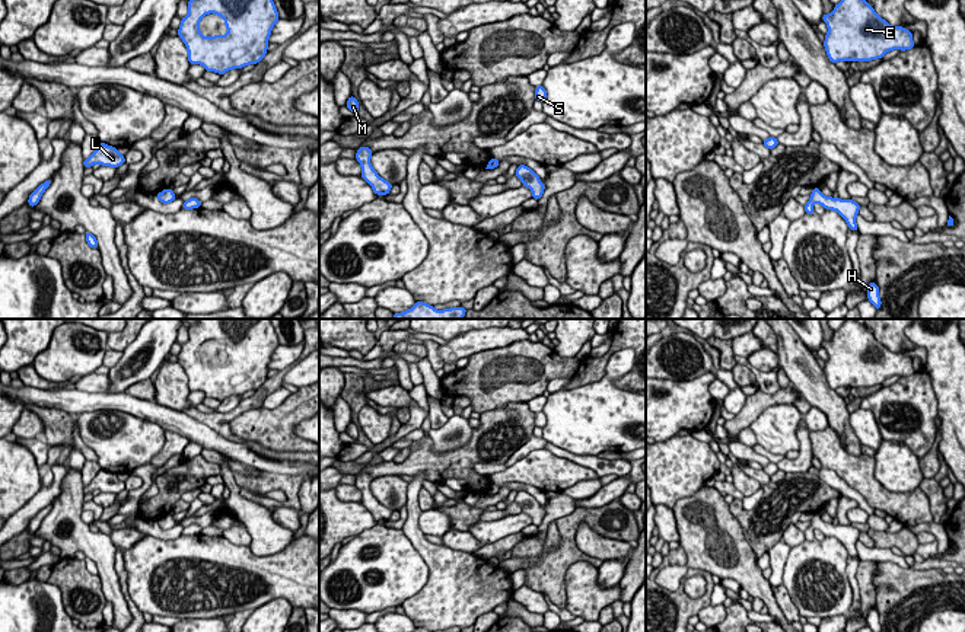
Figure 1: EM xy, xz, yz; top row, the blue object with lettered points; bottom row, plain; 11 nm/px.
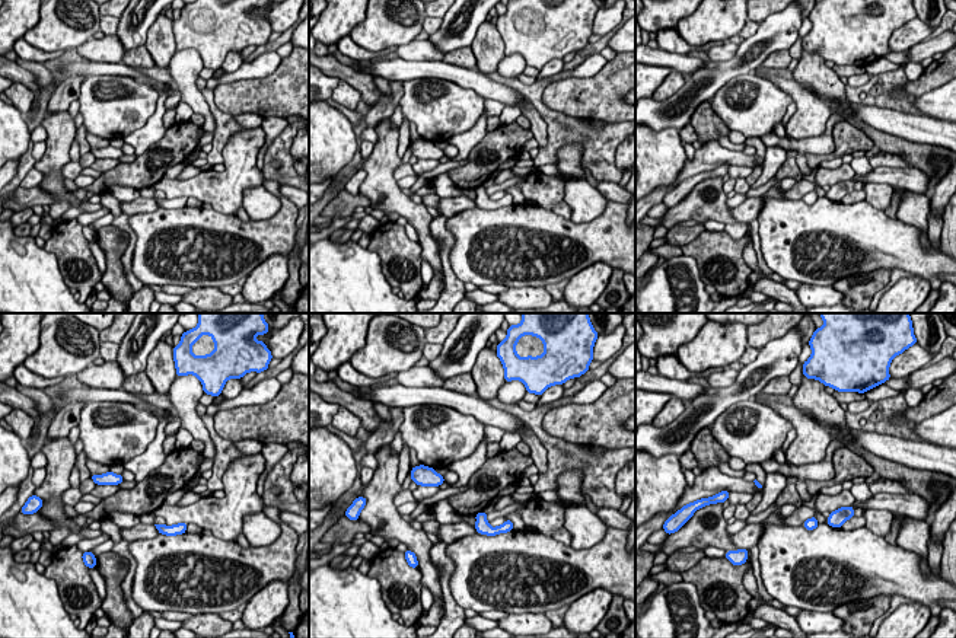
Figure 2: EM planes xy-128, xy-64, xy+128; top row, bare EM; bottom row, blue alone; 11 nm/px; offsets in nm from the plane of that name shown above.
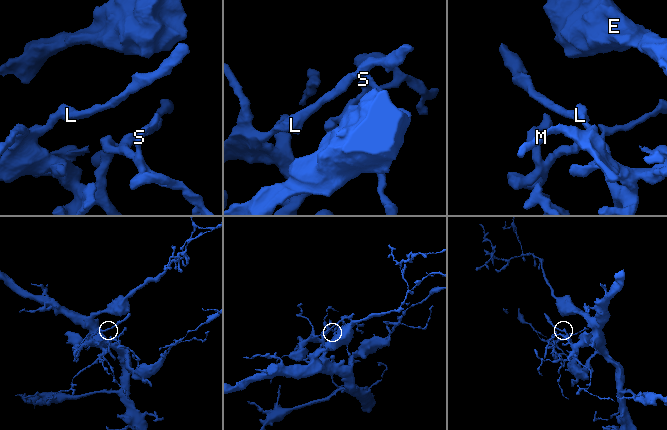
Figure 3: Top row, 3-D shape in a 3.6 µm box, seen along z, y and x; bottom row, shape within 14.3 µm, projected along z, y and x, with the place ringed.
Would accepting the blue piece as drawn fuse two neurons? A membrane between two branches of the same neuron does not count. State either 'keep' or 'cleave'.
keep

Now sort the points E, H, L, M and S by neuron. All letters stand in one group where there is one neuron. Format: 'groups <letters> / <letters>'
groups E H L M S

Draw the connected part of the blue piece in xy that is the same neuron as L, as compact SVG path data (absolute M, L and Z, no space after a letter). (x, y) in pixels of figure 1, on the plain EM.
M102 467L90 483L83 486L85 495L92 494L95 489L99 489L101 492L120 494L125 489L125 483L118 479L117 473L108 472Z

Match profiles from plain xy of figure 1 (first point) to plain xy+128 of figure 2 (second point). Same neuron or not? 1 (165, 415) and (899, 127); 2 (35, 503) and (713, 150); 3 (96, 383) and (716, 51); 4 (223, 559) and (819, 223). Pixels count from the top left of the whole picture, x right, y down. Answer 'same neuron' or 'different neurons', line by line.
1: same neuron
2: same neuron
3: same neuron
4: same neuron

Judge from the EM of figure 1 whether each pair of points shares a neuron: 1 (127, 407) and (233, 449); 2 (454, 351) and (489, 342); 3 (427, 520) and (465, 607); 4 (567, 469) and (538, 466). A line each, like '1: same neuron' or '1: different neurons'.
1: same neuron
2: same neuron
3: different neurons
4: same neuron

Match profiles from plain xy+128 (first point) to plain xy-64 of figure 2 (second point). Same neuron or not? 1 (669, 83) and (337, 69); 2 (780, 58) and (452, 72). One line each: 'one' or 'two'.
1: two
2: two

